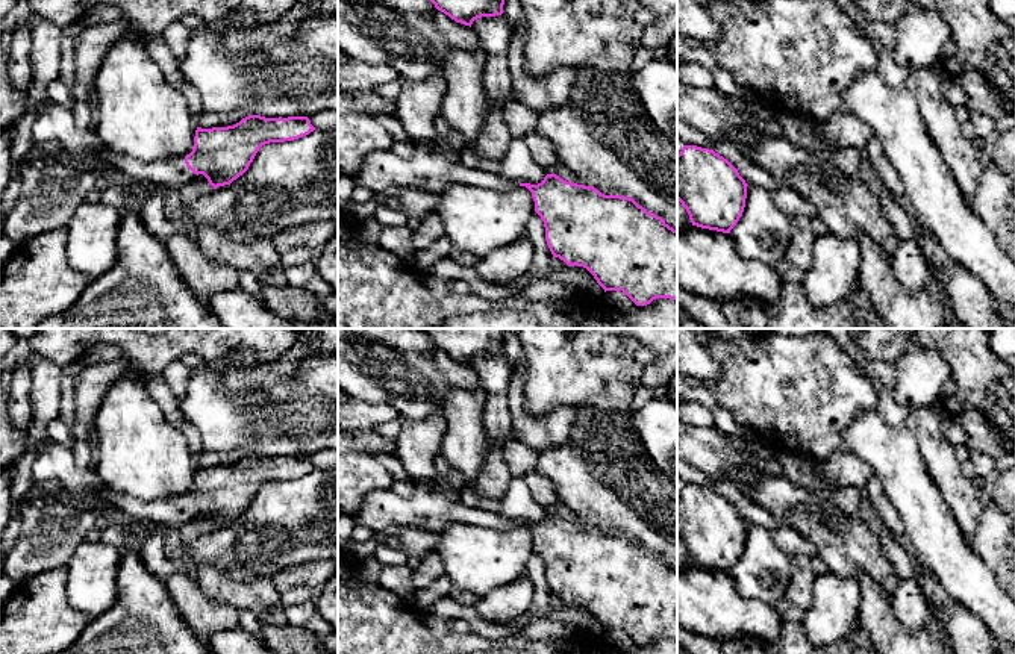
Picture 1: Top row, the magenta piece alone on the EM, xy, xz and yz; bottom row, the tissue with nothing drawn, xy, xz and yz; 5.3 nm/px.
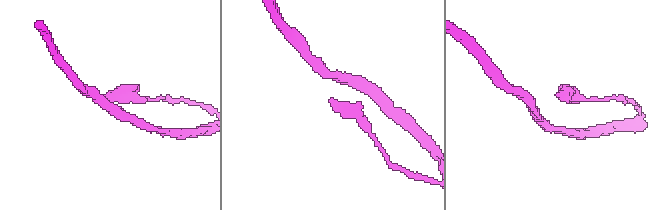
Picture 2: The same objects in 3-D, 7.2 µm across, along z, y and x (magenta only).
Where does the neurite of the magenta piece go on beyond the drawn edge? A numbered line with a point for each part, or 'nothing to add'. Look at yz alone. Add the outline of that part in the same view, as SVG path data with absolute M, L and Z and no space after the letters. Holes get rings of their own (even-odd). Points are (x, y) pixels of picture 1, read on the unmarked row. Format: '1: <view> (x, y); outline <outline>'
nothing to add

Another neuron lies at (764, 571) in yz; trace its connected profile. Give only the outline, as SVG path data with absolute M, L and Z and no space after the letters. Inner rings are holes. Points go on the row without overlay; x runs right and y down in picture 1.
M748 524L742 556L730 574L744 596L776 604L788 592L792 559L776 543L770 528Z

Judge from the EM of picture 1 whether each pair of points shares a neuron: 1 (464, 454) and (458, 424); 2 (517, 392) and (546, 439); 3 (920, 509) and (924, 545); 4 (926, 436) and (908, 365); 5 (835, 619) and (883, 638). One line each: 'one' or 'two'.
1: one
2: one
3: one
4: two
5: two

